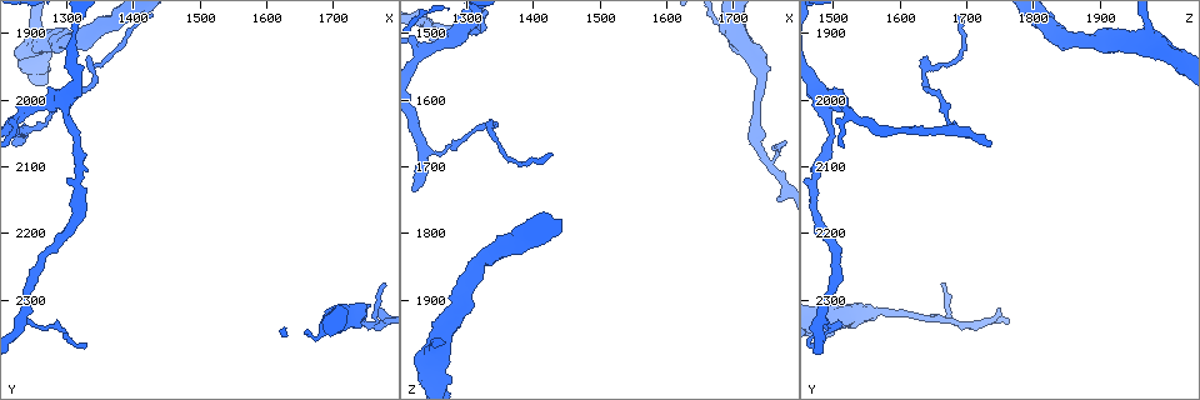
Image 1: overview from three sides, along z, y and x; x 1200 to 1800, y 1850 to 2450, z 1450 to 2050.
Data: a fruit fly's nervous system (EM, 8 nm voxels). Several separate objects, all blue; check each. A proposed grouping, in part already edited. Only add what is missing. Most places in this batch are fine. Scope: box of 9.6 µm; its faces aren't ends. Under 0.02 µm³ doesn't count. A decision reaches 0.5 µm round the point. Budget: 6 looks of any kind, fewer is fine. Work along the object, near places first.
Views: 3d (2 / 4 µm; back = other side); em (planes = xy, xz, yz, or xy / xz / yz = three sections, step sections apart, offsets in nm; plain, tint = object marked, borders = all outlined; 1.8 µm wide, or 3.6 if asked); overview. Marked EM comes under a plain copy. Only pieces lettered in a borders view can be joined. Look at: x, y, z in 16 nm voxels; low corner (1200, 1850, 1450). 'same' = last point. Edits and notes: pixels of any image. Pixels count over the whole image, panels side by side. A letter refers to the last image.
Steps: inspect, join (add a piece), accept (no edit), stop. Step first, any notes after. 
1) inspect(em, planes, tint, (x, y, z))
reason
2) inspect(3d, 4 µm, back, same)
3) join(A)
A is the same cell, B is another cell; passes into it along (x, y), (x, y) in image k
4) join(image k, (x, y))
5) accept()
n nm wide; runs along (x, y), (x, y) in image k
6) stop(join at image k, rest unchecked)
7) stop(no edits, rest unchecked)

inspect(3d, 4 µm, (1255, 1910, 1970))
thick turns thin

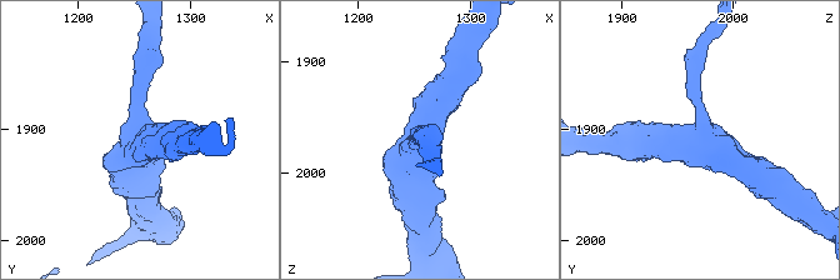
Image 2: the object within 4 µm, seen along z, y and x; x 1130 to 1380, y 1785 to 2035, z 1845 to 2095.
inspect(em, 3.6 µm, planes, borders, (1258, 1914, 1974))
3 arms; arms of 200, 400, 460 nm; now the EM

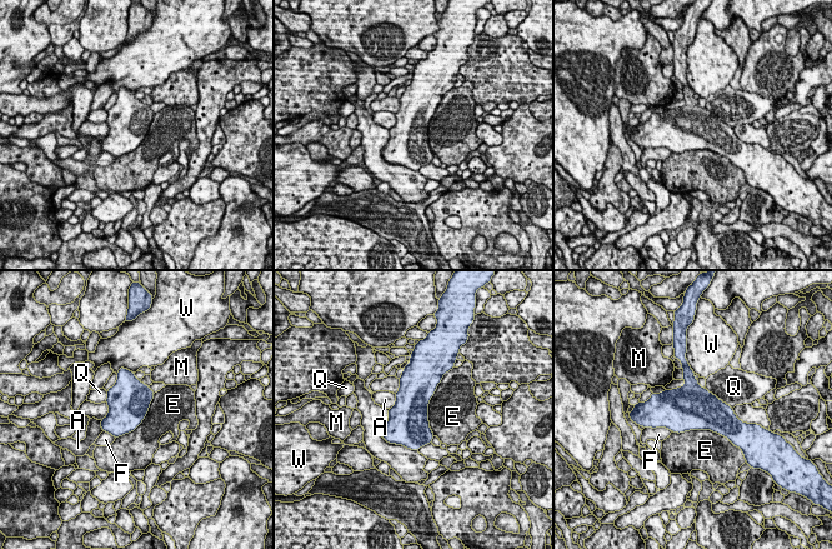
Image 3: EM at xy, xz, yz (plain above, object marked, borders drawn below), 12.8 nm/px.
accept()
E touches over 750 nm; A, E, F, M, Q and W are other cells; no lettered piece goes on from it

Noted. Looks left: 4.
inspect(3d, 2 µm, (1340, 1975, 1640))
abrupt turn

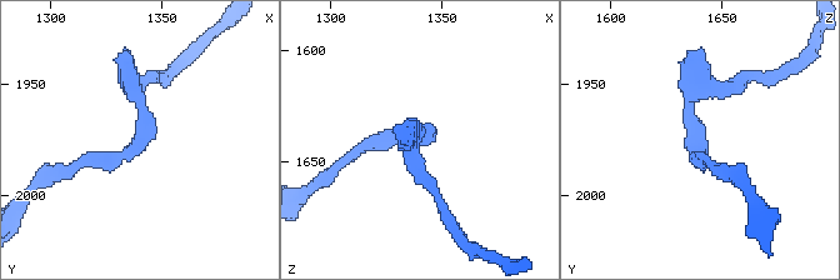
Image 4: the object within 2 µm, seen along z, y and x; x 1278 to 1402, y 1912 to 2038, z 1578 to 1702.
inspect(em, xy, step 16, tint, (1343, 1972, 1638))
shape alone is not enough

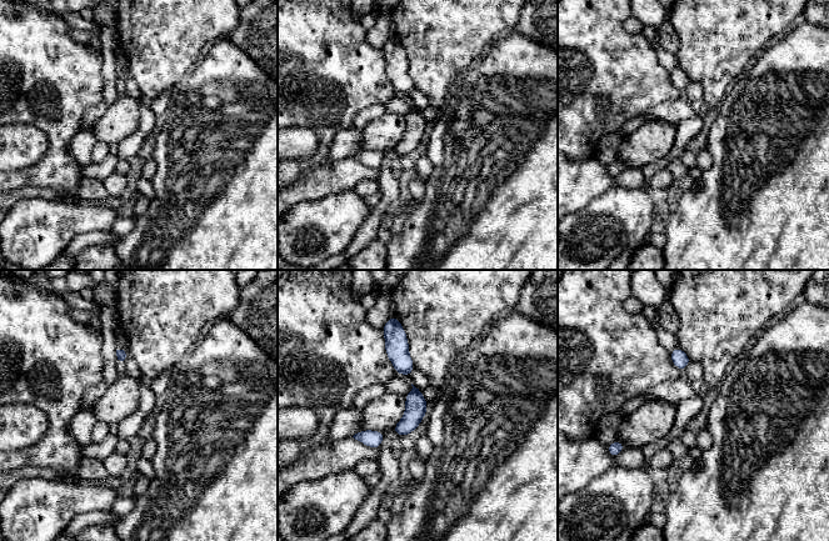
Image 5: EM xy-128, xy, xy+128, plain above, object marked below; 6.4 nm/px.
inspect(em, planes, borders, same)
cut it another way

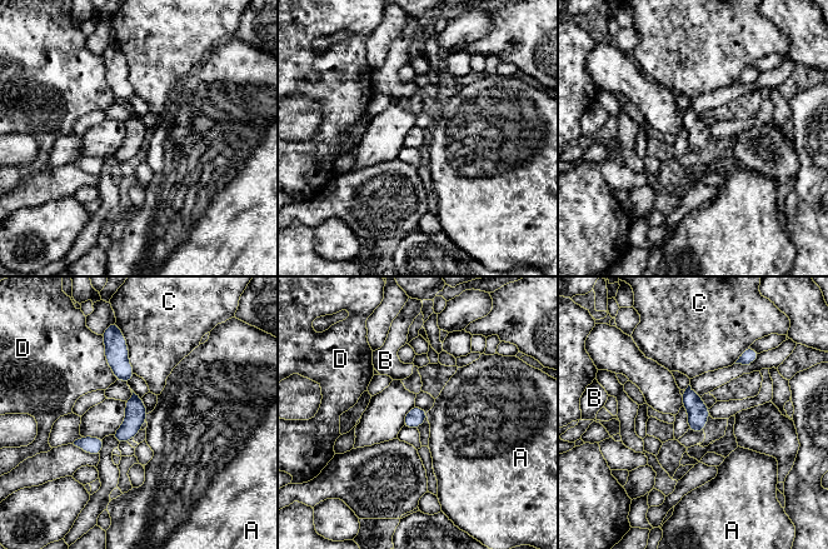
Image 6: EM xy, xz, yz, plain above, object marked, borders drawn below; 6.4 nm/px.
accept()
A, B, C and D are other cells; border along (149, 413), (145, 419) in image 6; no lettered piece goes on from it

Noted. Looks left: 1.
inspect(em, planes, borders, (1770, 2315, 1745))
thin end

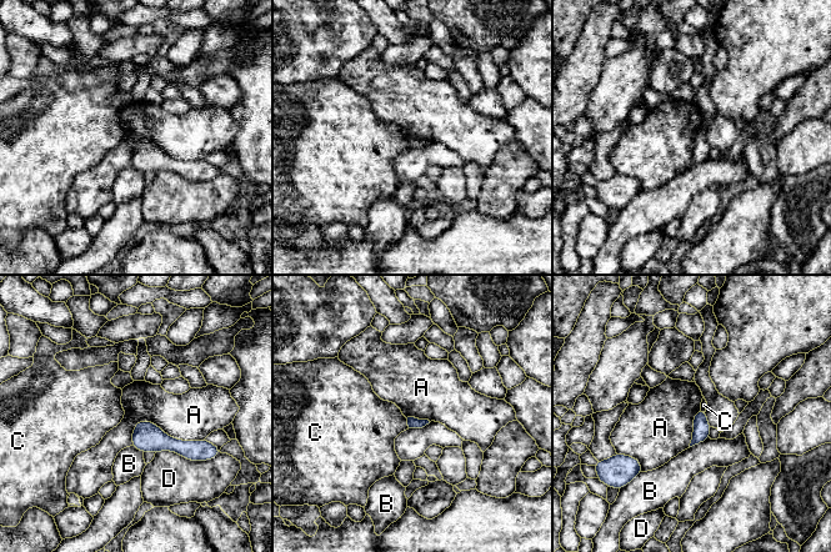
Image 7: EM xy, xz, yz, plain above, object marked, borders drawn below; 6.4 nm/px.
accept()
A, B, C and D are other cells; border along (131, 432), (153, 421), (204, 440) in image 7; none of them fits

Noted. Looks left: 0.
stop(no edits, rest unchecked)

